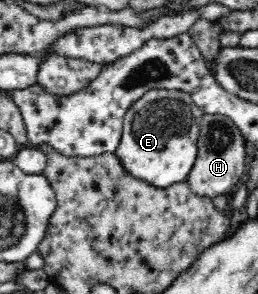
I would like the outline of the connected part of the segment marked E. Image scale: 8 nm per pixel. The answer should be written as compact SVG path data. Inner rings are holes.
M152 89L127 109L115 154L128 173L150 185L164 189L185 181L198 155L199 125L204 114L184 92Z

